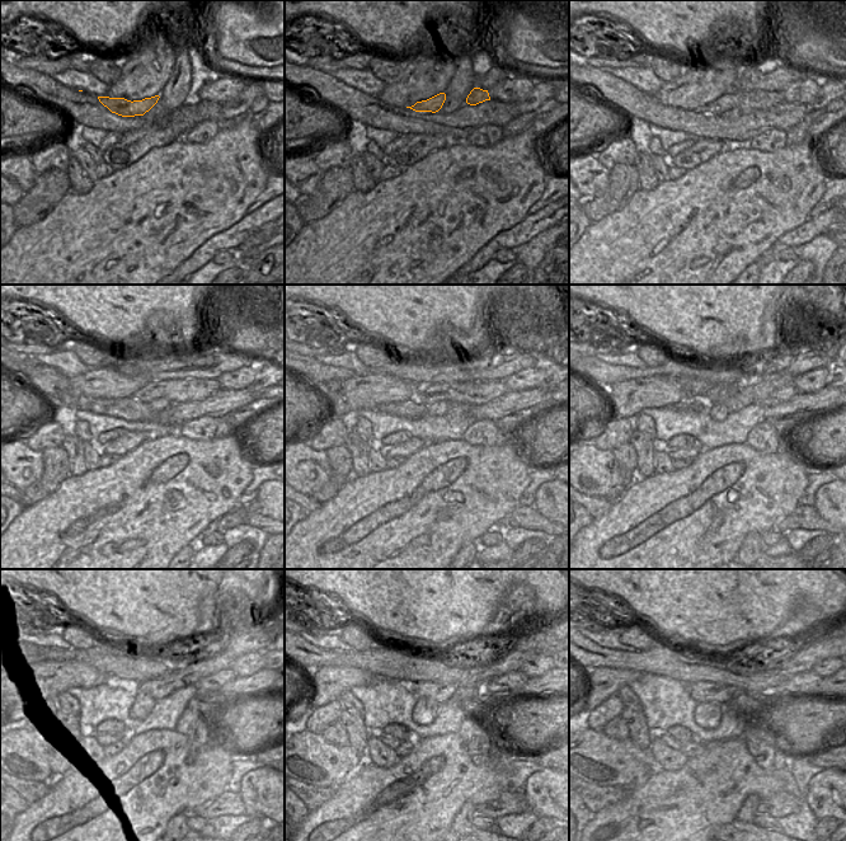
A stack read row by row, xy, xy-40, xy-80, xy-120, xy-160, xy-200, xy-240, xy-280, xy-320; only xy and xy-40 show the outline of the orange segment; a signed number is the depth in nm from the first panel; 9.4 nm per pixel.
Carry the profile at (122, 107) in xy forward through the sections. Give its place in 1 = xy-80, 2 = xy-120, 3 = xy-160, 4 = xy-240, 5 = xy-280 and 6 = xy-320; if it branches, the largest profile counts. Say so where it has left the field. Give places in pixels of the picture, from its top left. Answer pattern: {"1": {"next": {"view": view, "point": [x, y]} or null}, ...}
{"1": {"next": {"view": "xy-80", "point": [747, 102]}}, "2": {"next": {"view": "xy-120", "point": [191, 389]}}, "3": {"next": {"view": "xy-160", "point": [479, 391]}}, "4": {"next": {"view": "xy-240", "point": [214, 682]}}, "5": {"next": {"view": "xy-280", "point": [515, 680]}}, "6": {"next": {"view": "xy-320", "point": [807, 682]}}}

